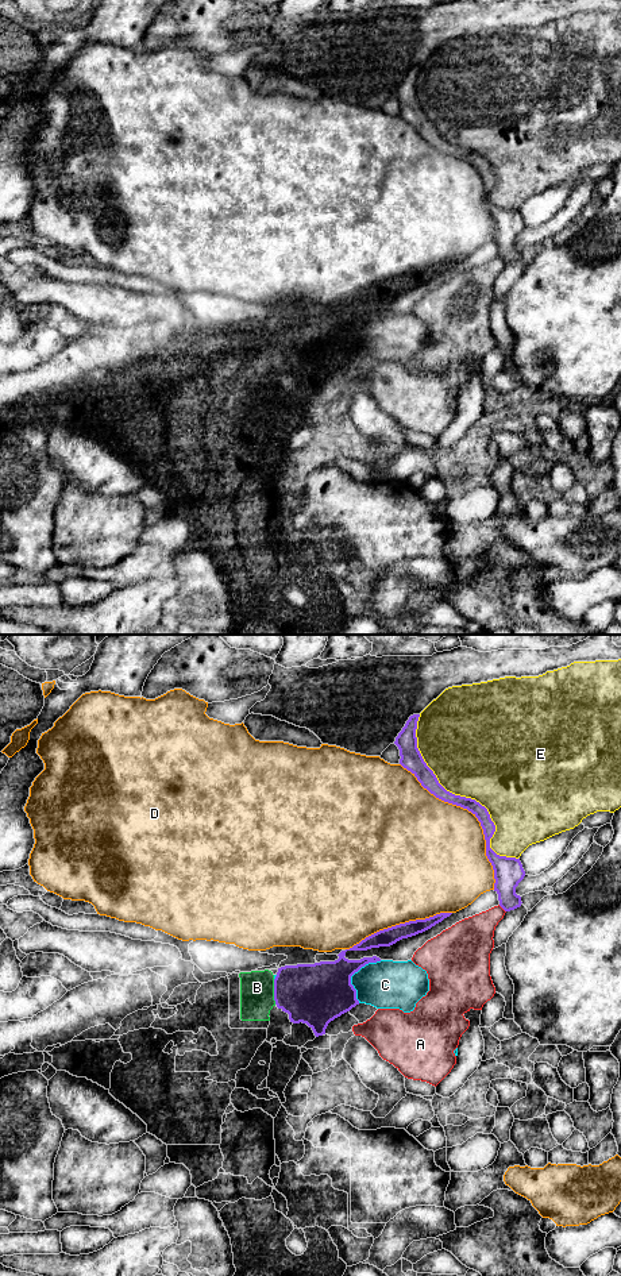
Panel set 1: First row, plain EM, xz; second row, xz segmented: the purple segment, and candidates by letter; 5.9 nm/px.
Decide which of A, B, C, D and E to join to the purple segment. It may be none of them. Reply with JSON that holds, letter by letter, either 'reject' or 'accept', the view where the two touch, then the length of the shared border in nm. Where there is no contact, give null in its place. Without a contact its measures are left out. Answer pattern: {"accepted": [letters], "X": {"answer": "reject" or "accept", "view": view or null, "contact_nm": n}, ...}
{"accepted": ["B"], "A": {"answer": "reject", "view": "xz", "contact_nm": 60}, "B": {"answer": "accept", "view": "xz", "contact_nm": 150}, "C": {"answer": "reject", "view": "xz", "contact_nm": 300}, "D": {"answer": "reject", "view": "xz", "contact_nm": 950}, "E": {"answer": "reject", "view": "xz", "contact_nm": 1050}}

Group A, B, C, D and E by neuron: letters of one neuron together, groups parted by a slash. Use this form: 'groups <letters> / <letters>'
groups A / B / C / D / E

